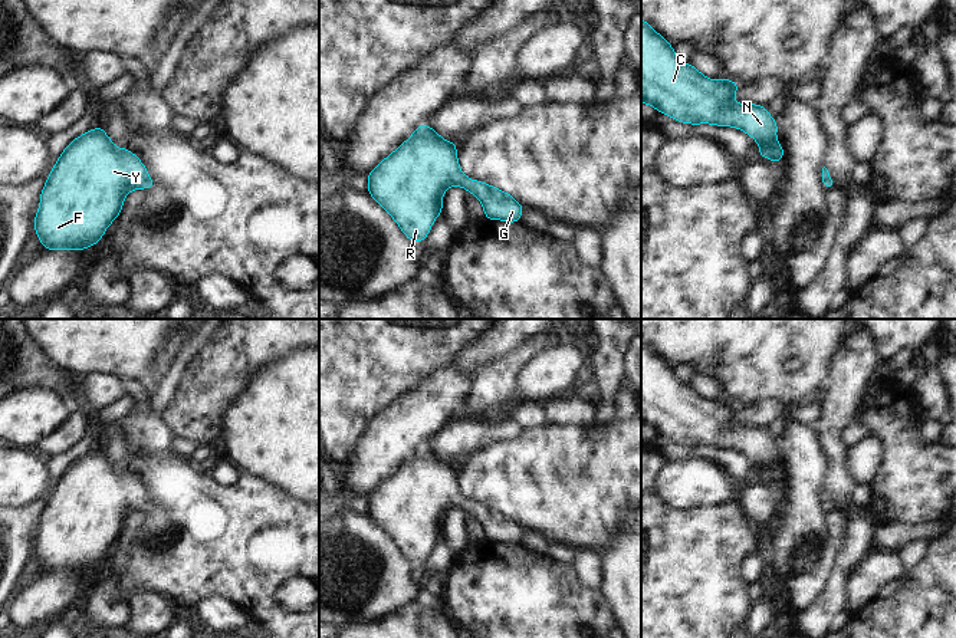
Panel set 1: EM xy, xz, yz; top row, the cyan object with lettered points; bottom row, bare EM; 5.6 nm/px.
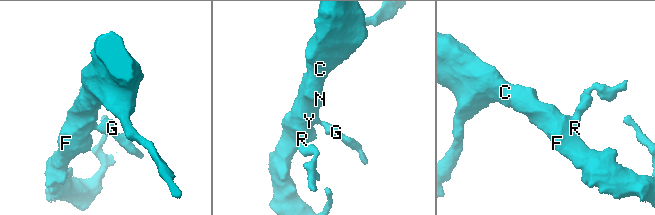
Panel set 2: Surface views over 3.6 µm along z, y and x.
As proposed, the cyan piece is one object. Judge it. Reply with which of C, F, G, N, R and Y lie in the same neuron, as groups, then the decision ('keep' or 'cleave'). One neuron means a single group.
groups C F G N R Y; keep

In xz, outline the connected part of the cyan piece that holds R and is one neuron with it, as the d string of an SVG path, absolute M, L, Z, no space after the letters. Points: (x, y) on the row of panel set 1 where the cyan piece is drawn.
M421 124L367 175L367 194L395 220L411 243L427 239L436 217L443 214L441 198L451 185L476 195L484 218L520 221L525 207L510 194L479 180L469 180L461 172L456 145Z

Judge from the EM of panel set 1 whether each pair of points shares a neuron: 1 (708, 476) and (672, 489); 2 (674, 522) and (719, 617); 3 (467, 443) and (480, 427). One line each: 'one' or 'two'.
1: one
2: one
3: one

